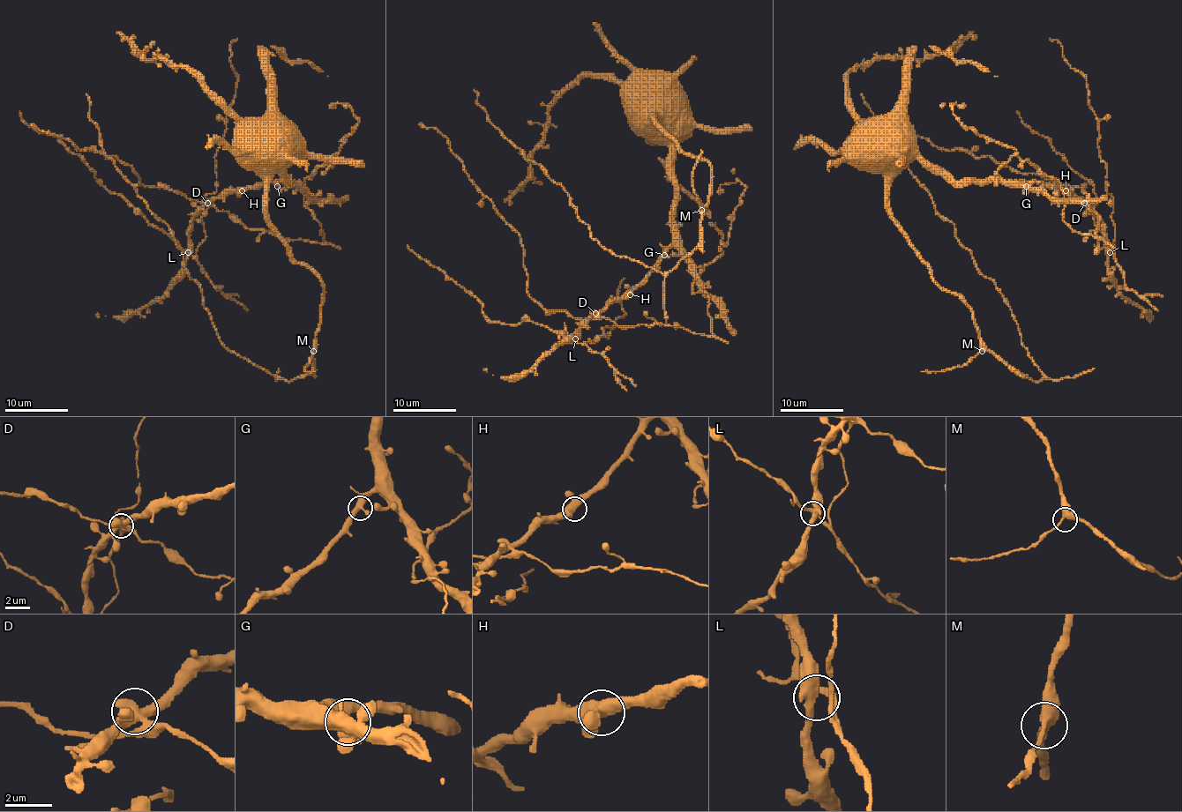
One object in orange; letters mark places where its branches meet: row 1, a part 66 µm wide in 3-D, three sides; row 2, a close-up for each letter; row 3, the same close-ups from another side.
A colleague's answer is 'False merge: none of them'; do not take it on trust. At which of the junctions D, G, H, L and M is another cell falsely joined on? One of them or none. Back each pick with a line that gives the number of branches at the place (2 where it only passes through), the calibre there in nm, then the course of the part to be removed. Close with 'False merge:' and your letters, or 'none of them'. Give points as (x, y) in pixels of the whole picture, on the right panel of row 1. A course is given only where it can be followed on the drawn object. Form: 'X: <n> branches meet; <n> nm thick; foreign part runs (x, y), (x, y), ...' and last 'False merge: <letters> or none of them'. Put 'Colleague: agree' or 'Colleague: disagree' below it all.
False merge: none of them
Colleague: agree

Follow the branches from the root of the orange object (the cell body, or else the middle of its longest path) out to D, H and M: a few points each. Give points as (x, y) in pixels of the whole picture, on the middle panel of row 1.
D: (639, 79), (640, 127), (655, 142), (664, 143), (672, 151), (672, 245), (638, 285), (594, 313)
H: (639, 79), (640, 127), (655, 142), (664, 143), (672, 151), (674, 229), (672, 245), (660, 264), (630, 294)
M: (639, 79), (630, 78), (630, 91), (636, 100), (685, 152), (704, 159), (711, 167), (711, 194), (701, 210)

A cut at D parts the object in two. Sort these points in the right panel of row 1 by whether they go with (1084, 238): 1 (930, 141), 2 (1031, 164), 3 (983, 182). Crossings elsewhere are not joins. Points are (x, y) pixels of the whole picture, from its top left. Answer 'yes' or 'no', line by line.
1: yes
2: yes
3: no

